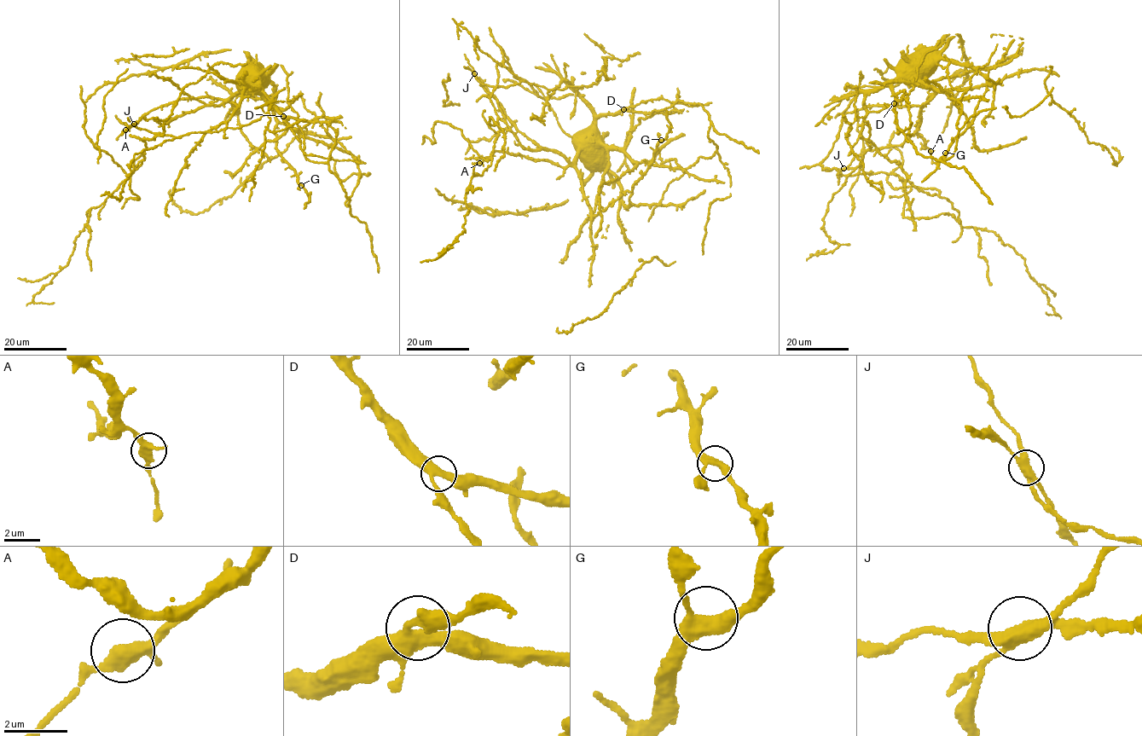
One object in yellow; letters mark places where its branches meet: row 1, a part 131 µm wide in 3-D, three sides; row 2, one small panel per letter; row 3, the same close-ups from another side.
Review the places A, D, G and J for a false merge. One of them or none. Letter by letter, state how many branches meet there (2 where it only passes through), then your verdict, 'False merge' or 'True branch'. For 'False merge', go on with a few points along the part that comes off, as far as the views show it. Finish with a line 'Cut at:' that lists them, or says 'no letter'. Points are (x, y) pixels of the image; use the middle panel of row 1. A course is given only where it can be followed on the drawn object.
A: Branches: 3. True branch
D: Branches: 3. True branch
G: Branches: 3. True branch
J: Branches: 4. True branch
Cut at: no letter

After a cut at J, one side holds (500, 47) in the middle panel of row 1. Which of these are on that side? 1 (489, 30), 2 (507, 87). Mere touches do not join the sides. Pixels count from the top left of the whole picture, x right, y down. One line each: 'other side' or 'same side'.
1: same side
2: other side

